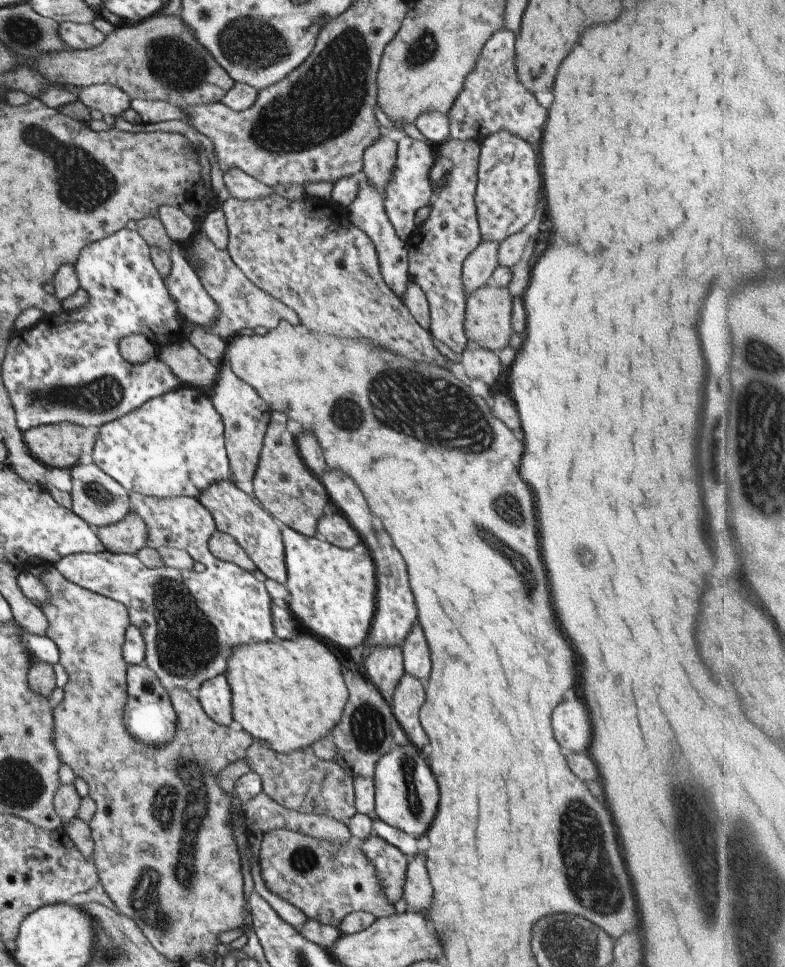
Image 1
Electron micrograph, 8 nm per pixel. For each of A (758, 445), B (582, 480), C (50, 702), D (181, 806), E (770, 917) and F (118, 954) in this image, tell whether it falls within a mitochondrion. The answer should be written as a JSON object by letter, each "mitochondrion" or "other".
{"A":"mitochondrion","B":"other","C":"other","D":"mitochondrion","E":"mitochondrion","F":"mitochondrion"}

